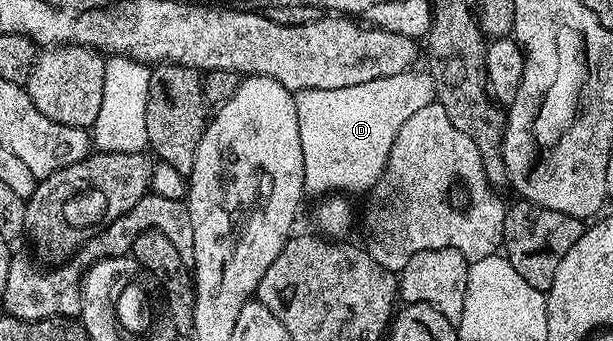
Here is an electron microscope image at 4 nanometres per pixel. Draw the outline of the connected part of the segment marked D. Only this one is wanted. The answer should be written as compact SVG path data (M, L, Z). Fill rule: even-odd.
M409 71L398 75L386 75L382 79L370 79L370 83L358 83L354 87L337 89L313 89L295 94L298 111L298 139L302 139L304 160L304 187L309 194L351 195L363 194L378 183L390 159L390 147L402 131L402 123L418 111L418 107L433 104L436 85L426 71Z

